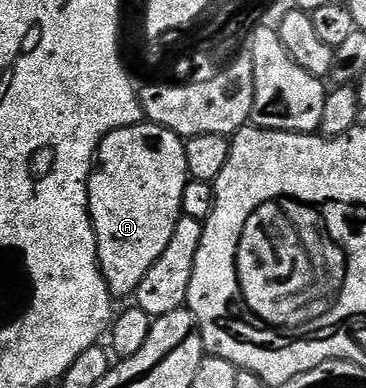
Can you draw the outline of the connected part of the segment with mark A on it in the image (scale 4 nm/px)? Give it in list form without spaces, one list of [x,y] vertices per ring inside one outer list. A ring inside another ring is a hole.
[[[143,122],[120,130],[112,130],[98,144],[94,171],[90,173],[88,198],[90,221],[98,243],[98,269],[102,271],[110,296],[130,296],[137,293],[144,274],[152,270],[156,258],[164,254],[176,222],[183,215],[184,186],[190,181],[186,140],[159,124]]]

